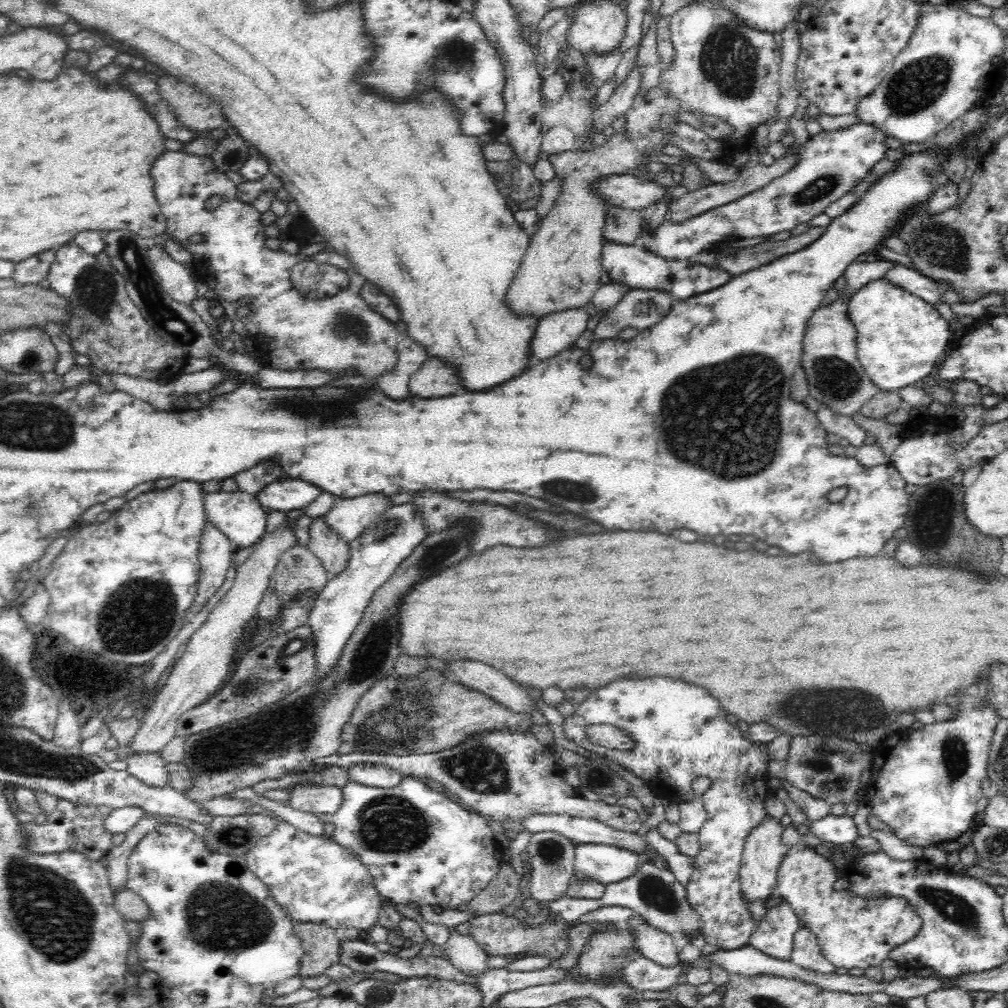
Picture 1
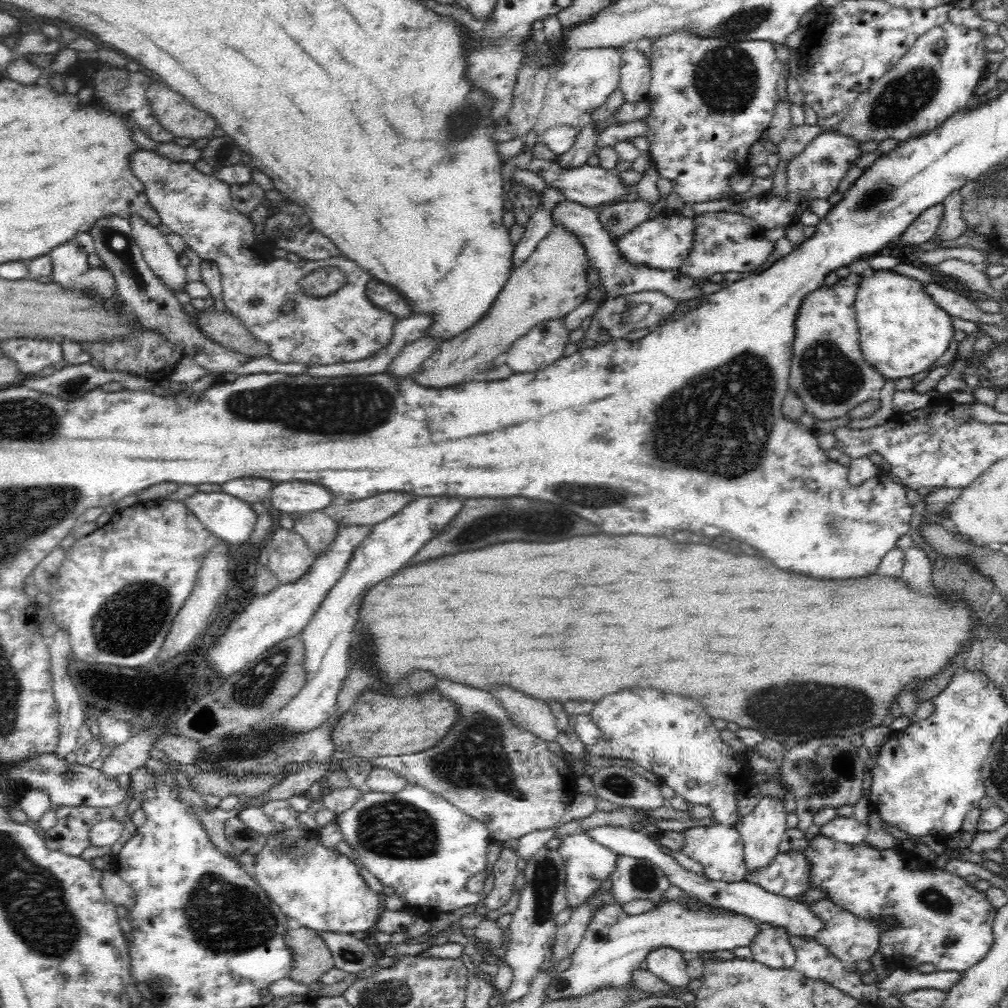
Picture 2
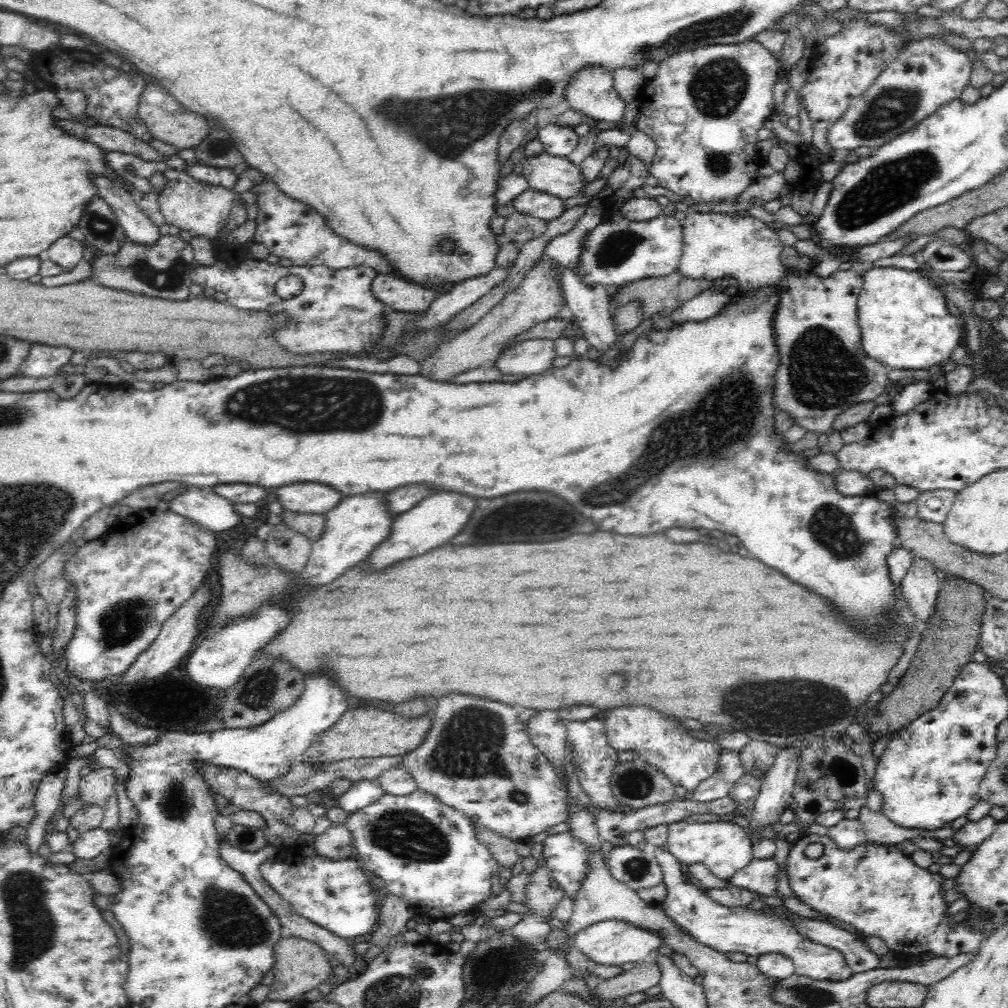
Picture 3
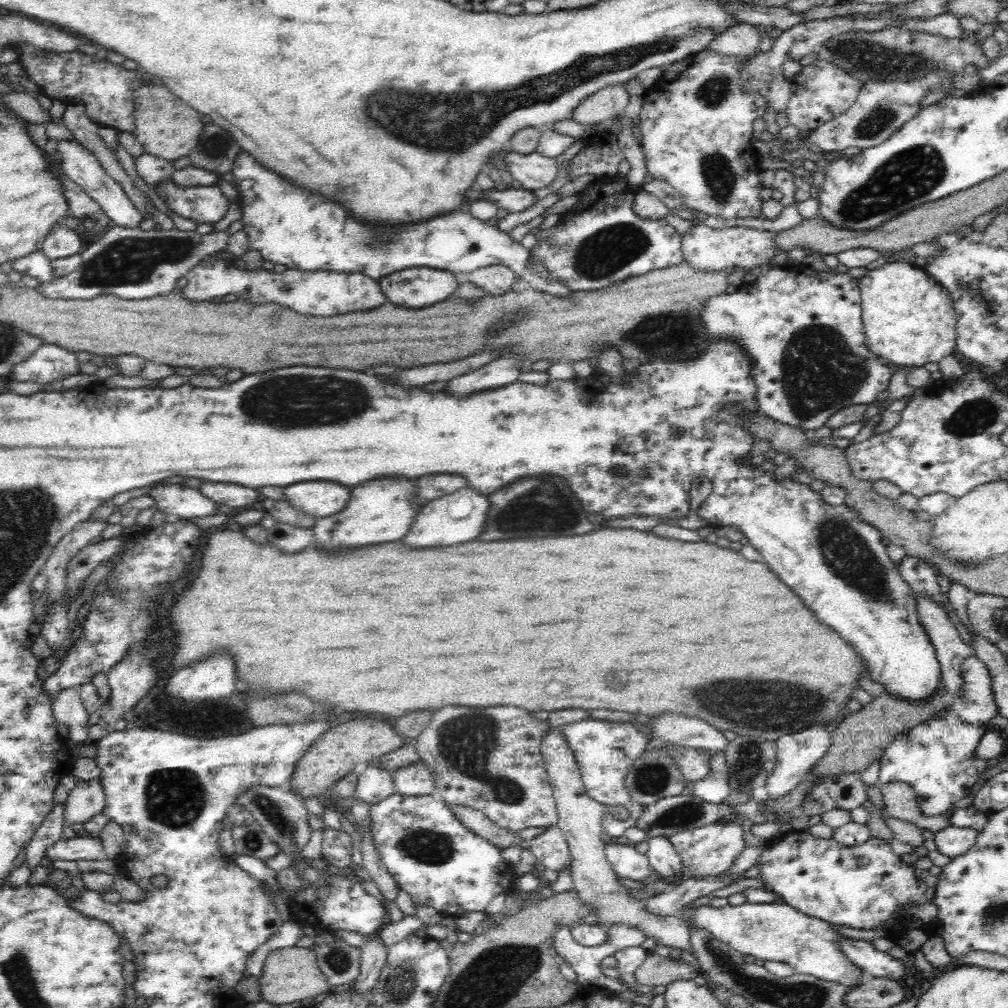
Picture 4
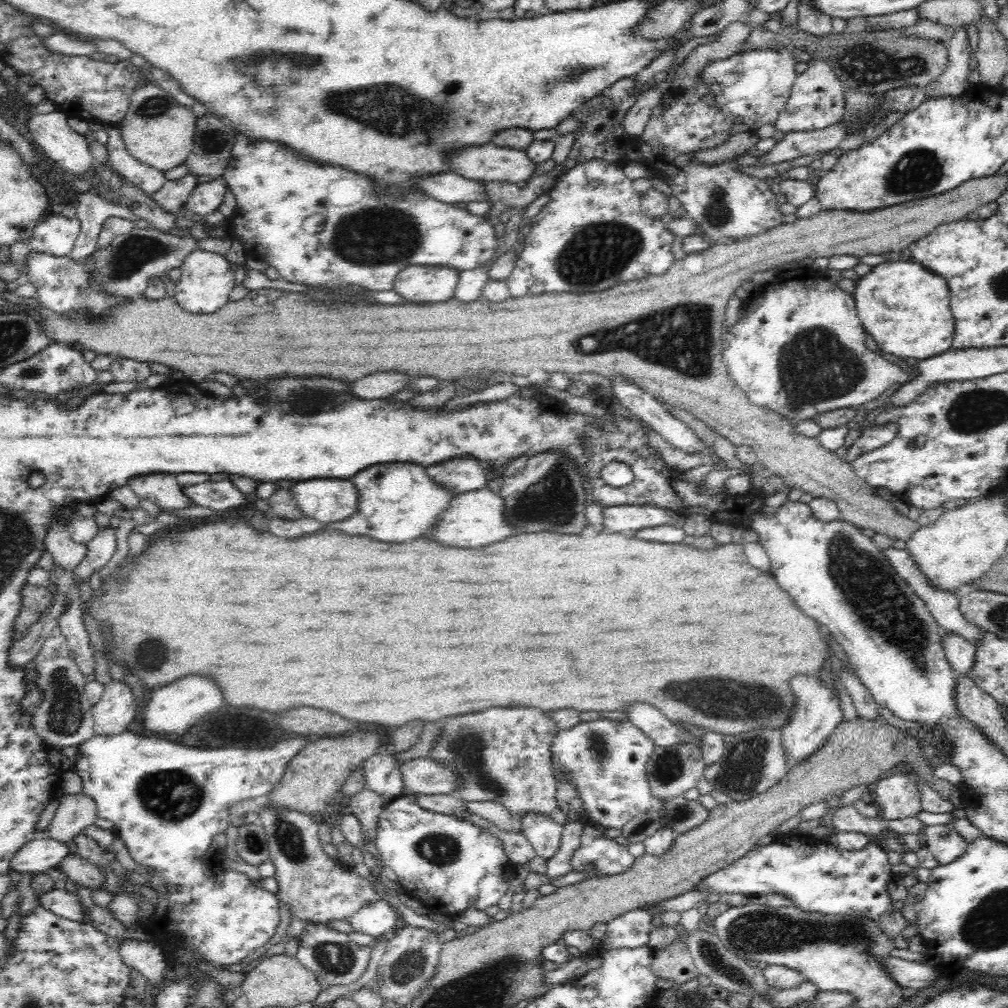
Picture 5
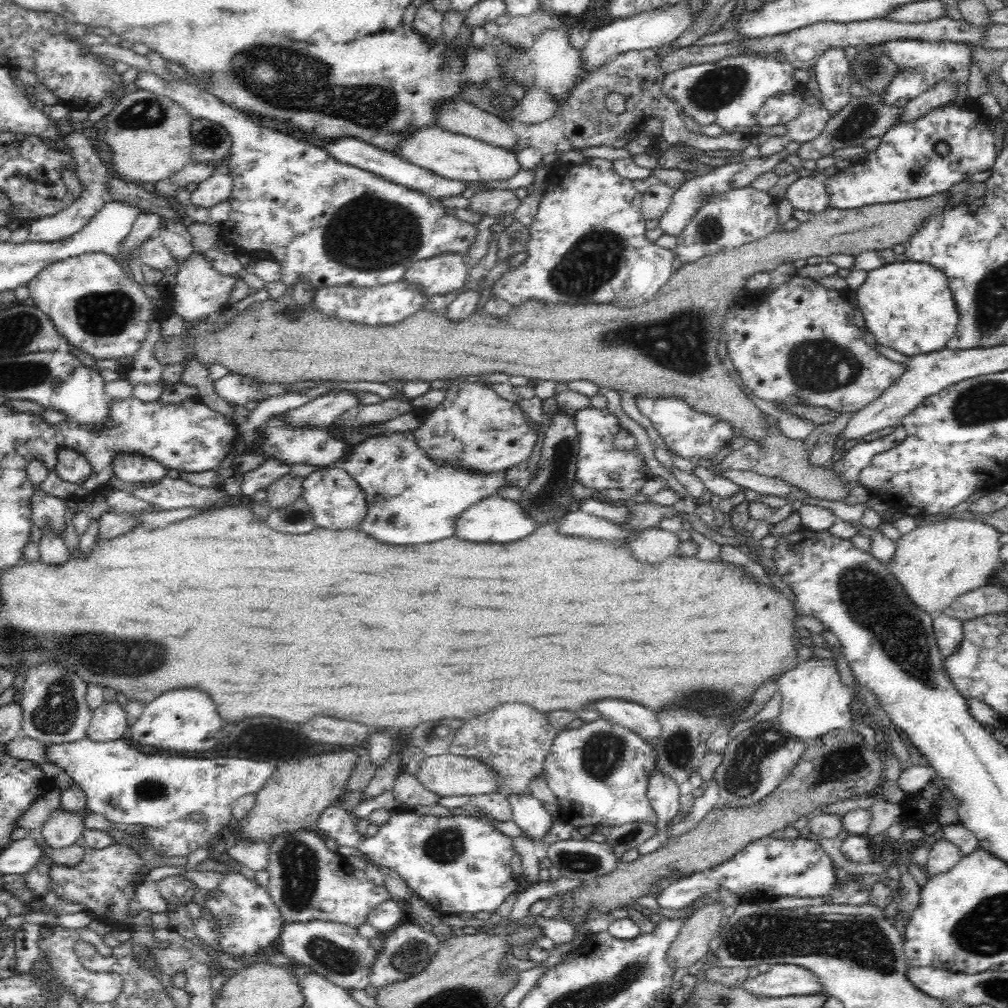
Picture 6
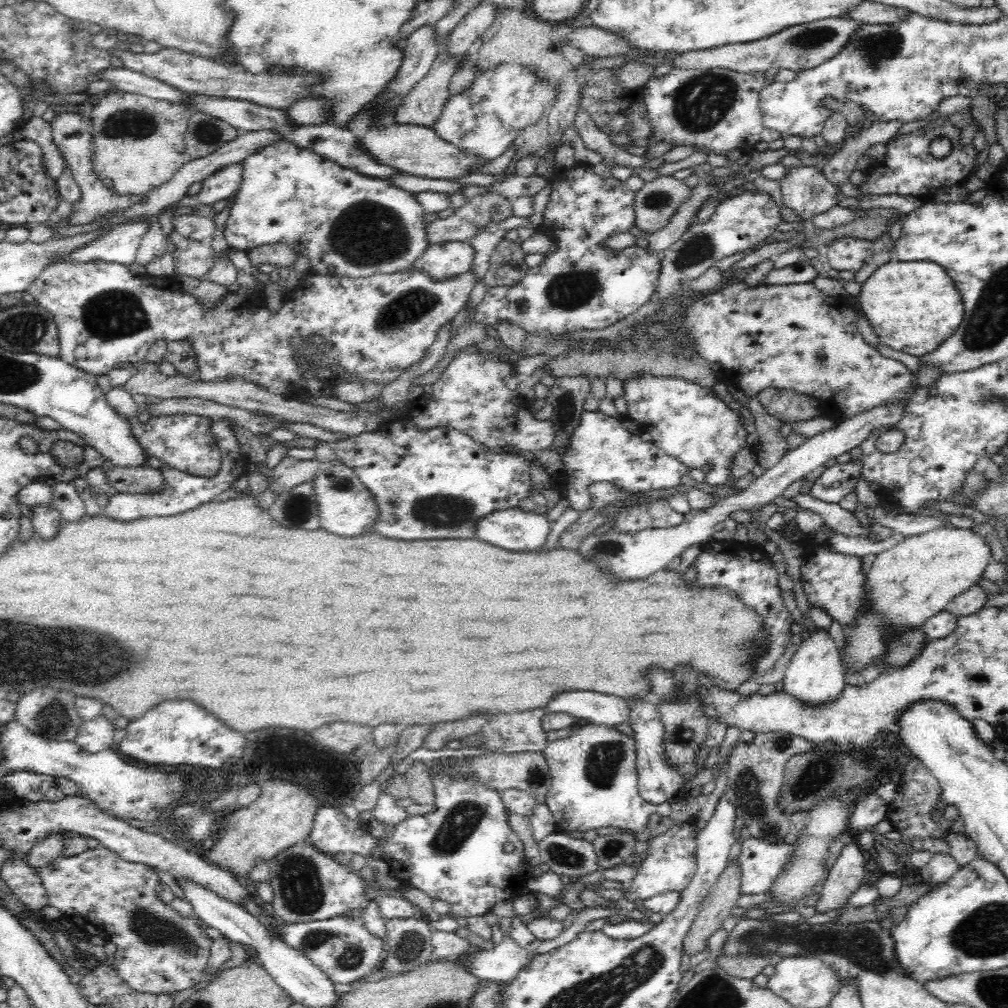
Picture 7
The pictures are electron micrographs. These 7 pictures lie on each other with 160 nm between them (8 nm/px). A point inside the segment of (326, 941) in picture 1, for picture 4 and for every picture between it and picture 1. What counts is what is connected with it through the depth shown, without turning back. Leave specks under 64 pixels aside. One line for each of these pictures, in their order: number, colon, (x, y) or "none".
2: (311, 959)
3: (300, 965)
4: (290, 975)

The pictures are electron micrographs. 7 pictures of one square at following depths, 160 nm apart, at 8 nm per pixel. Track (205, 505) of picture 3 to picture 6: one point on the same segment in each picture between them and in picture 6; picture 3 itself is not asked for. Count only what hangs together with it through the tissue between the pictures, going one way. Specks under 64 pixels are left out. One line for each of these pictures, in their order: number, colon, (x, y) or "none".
4: (176, 501)
5: (162, 489)
6: (133, 467)

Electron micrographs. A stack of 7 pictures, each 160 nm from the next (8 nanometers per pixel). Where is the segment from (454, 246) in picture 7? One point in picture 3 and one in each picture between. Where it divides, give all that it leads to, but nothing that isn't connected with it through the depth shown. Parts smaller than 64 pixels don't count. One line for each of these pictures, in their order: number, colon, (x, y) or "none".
3: (403, 295)
4: (412, 288)
5: (419, 284)
6: (439, 275)

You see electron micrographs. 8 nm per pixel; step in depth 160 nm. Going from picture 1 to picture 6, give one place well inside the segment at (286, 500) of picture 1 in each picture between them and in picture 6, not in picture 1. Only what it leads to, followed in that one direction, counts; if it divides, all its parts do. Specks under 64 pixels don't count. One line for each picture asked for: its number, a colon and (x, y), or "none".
2: (289, 497)
3: (307, 498)
4: (319, 500)
5: (326, 500)
6: (336, 501)

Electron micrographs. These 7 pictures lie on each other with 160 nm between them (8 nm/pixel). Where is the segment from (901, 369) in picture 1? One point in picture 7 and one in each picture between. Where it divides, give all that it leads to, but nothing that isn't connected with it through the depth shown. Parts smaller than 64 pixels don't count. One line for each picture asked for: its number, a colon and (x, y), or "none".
2: (902, 332)
3: (904, 318)
4: (909, 331)
5: (906, 308)
6: (908, 306)
7: (913, 306)

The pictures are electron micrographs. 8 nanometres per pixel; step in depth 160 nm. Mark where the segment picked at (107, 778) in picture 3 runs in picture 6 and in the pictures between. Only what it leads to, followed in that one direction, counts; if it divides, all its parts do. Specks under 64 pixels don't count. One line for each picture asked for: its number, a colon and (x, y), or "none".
4: (86, 800)
5: (74, 813)
6: (61, 830)

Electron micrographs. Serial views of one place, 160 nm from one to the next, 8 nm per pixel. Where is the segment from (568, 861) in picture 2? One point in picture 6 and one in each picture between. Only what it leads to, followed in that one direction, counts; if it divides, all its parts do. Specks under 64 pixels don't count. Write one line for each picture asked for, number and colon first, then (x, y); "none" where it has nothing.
3: (565, 857)
4: (550, 848)
5: (543, 833)
6: (528, 813)

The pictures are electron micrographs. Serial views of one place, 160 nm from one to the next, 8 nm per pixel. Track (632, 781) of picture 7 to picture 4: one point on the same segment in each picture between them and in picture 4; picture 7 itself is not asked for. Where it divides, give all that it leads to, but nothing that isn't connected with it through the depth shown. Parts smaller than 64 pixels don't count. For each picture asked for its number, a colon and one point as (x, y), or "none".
4: (604, 752)
5: (606, 761)
6: (598, 773)

